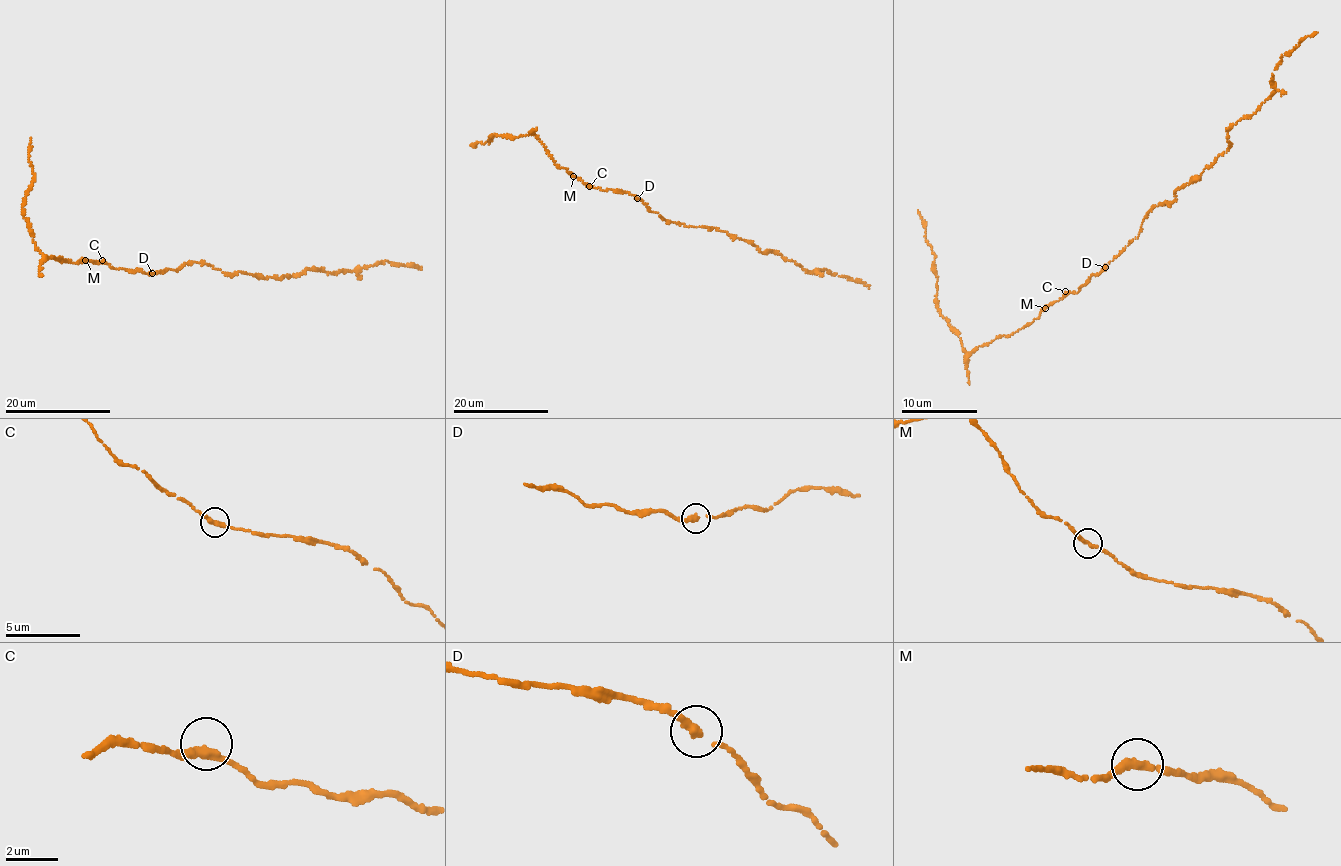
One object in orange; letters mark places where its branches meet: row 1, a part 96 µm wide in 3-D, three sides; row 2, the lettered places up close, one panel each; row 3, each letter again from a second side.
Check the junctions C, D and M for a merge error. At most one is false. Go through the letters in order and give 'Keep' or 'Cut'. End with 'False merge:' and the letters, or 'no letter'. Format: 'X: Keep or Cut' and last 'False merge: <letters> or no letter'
C: Keep
D: Keep
M: Keep
False merge: no letter

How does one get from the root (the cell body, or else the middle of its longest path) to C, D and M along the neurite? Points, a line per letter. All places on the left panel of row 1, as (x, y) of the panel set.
C: (167, 270), (148, 273), (117, 269), (102, 260)
D: (167, 270), (152, 273)
M: (167, 270), (148, 273), (112, 268), (108, 264), (85, 260)

